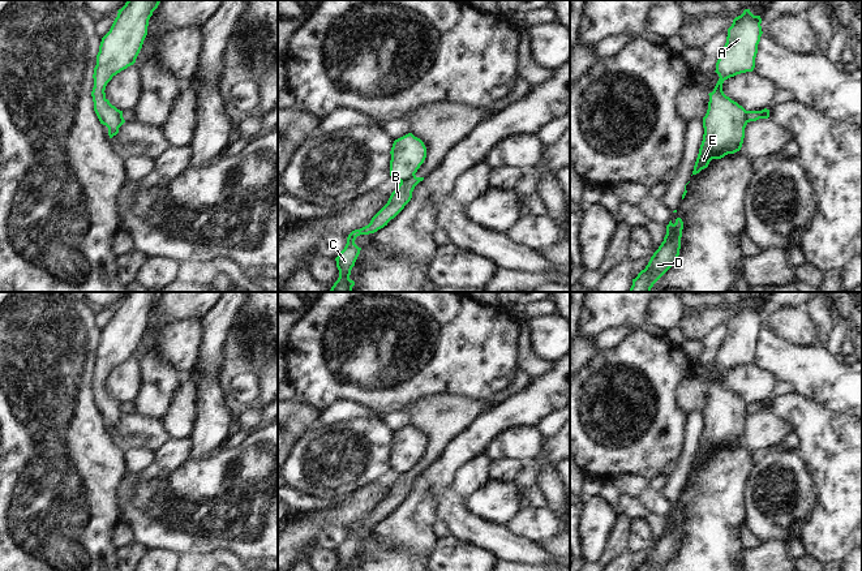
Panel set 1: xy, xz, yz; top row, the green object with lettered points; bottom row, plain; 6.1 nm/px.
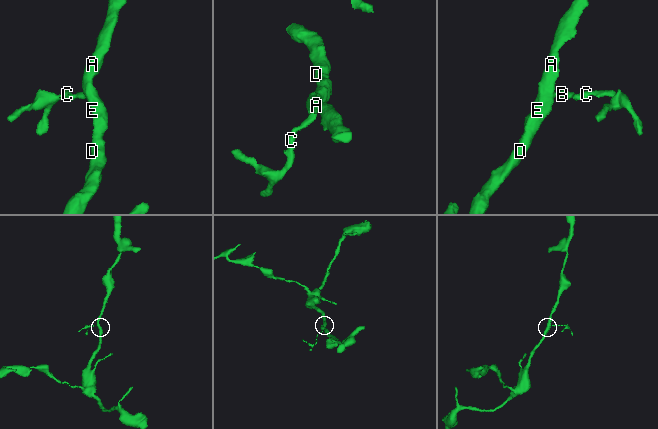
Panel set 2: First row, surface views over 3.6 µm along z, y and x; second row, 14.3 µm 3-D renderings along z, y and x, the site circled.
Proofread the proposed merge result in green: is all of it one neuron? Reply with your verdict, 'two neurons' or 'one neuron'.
two neurons

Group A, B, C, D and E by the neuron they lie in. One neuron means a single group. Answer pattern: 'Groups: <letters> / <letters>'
Groups: A D E / B C

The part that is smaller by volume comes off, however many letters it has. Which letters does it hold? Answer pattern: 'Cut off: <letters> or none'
Cut off: B, C

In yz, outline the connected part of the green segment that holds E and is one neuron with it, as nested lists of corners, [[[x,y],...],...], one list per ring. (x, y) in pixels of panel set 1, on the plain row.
[[[745,301],[728,321],[726,335],[715,362],[720,370],[708,386],[708,402],[703,409],[704,426],[692,467],[707,460],[712,451],[721,451],[742,439],[747,417],[746,402],[724,386],[722,375],[730,369],[754,362],[763,326],[760,315],[760,308]]]

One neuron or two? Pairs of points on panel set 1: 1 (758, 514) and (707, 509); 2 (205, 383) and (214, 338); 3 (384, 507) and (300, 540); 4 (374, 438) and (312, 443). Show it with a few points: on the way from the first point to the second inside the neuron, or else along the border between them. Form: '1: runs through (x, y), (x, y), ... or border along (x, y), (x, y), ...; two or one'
1: border along (747, 481), (746, 518), (743, 522); two
2: runs through (208, 372), (211, 350); one
3: border along (389, 489), (367, 516), (355, 520), (346, 529); two
4: runs through (359, 443), (327, 443); one

